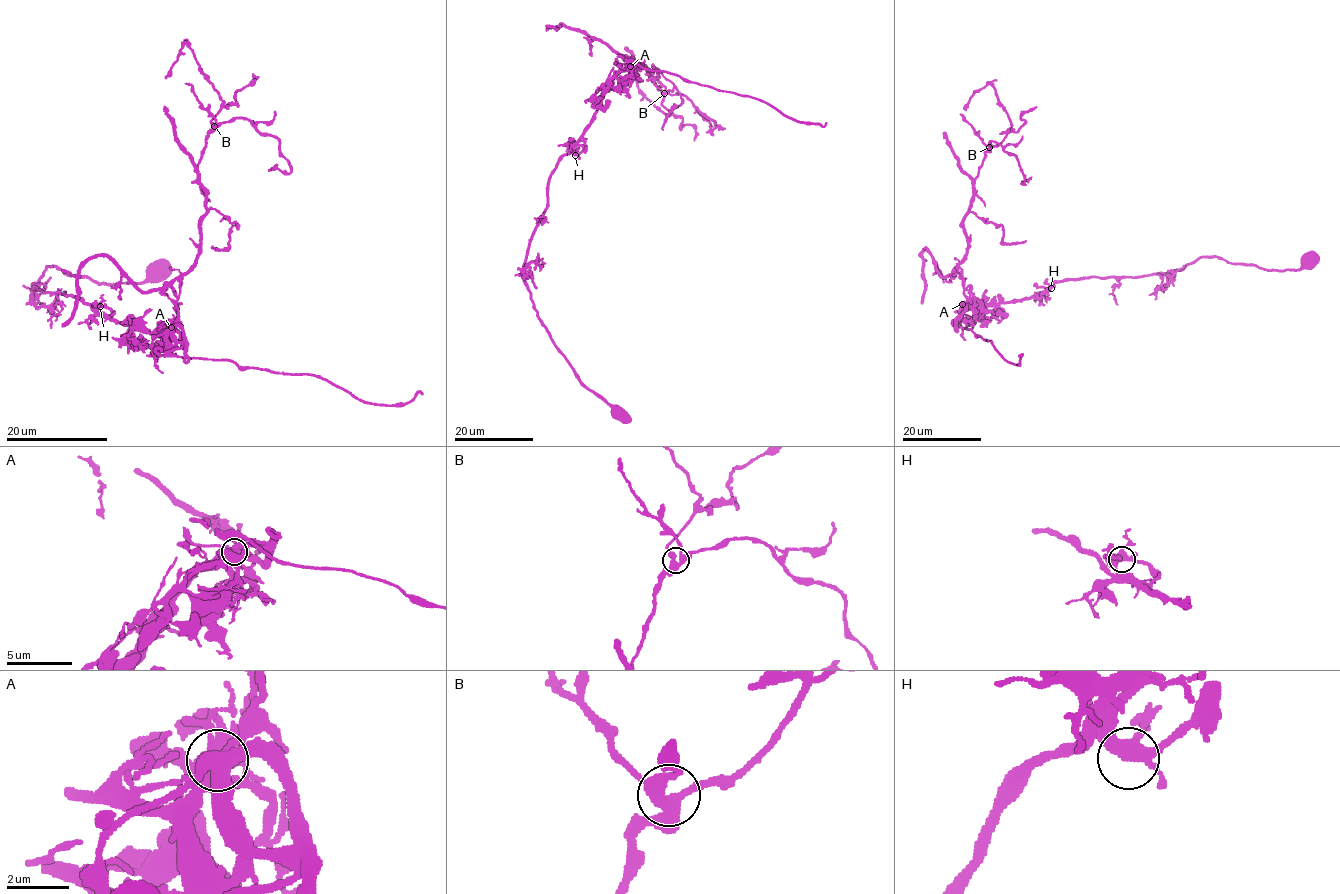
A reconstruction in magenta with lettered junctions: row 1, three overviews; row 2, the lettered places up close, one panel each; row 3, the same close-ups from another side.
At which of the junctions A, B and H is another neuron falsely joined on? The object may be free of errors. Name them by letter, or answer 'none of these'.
A

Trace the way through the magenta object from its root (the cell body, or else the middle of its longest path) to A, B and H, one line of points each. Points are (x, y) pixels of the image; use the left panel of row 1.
A: (156, 272), (142, 282), (100, 283), (48, 266), (32, 286), (79, 297), (131, 328), (164, 334), (171, 327)
B: (156, 272), (100, 283), (48, 266), (32, 286), (164, 334), (199, 252), (197, 164), (214, 126)
H: (156, 272), (142, 282), (100, 283), (48, 266), (32, 283), (43, 292), (64, 292), (100, 306)

